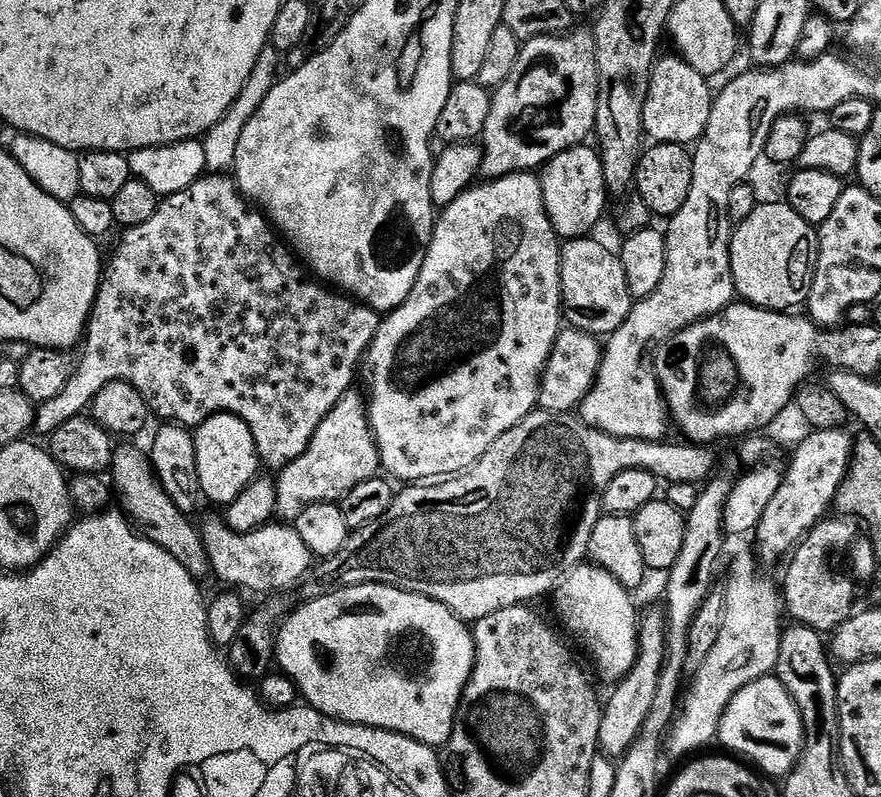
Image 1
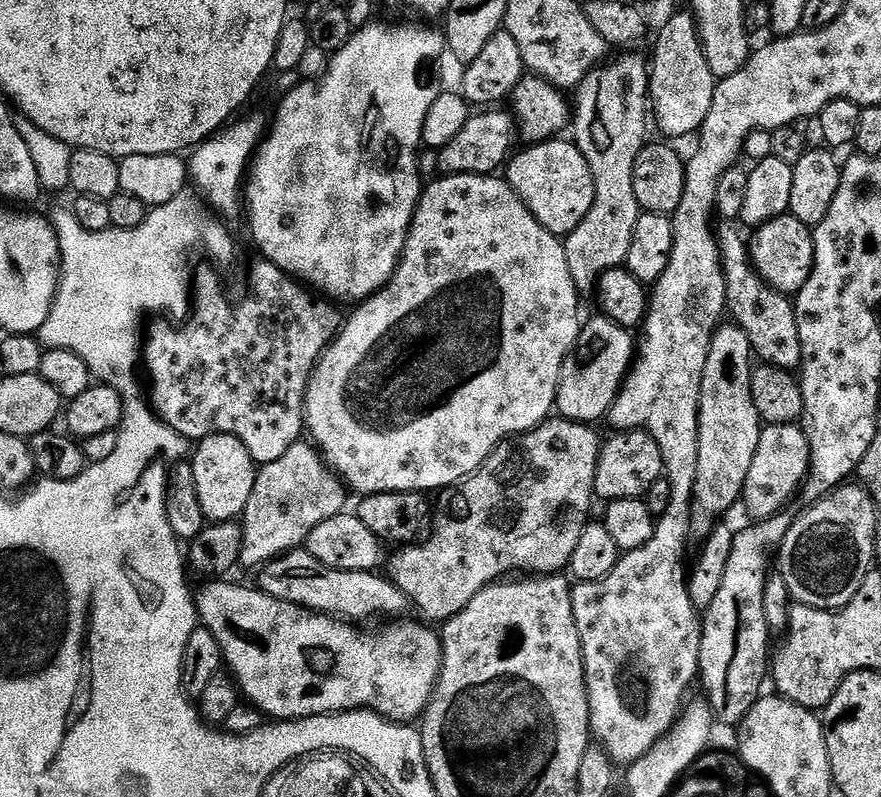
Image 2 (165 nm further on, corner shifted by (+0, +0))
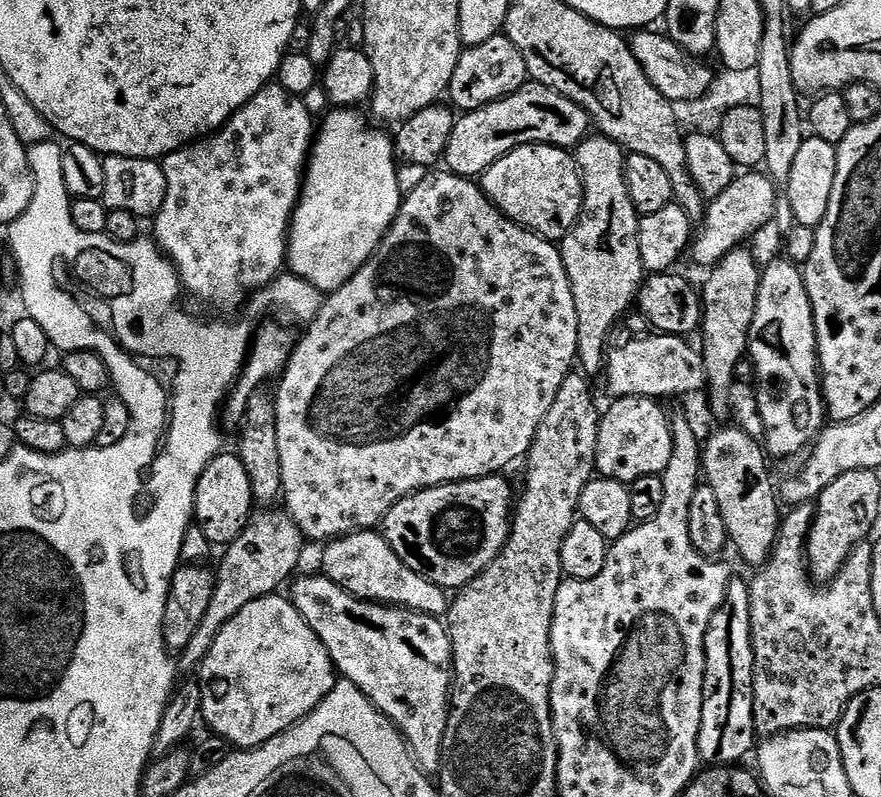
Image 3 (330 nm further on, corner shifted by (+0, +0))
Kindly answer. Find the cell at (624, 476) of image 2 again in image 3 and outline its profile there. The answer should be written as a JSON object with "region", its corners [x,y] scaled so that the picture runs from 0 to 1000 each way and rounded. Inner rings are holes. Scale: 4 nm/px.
{"region":[[[706,497],[694,503],[695,508],[681,523],[677,590],[687,602],[715,609],[724,600],[748,597],[756,590],[763,568],[763,529],[759,518],[748,512],[743,501],[733,497]]]}

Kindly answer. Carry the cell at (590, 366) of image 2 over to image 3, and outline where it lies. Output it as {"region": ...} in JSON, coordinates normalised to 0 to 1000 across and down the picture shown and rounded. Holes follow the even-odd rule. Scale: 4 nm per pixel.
{"region":[[[708,412],[696,415],[688,437],[688,455],[683,468],[690,476],[691,498],[733,497],[781,497],[800,486],[799,448],[781,433],[775,422],[758,422],[731,412]]]}

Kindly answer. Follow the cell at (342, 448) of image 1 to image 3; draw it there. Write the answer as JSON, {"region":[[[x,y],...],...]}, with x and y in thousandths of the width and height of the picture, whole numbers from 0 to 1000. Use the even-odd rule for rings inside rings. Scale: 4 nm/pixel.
{"region":[[[317,640],[287,641],[281,657],[270,670],[270,675],[253,689],[254,699],[250,703],[250,713],[244,714],[245,734],[243,750],[238,750],[238,762],[234,765],[234,775],[229,775],[220,801],[216,801],[216,811],[211,811],[202,828],[205,844],[224,837],[243,811],[243,801],[275,765],[275,760],[284,760],[299,748],[308,748],[319,742],[318,737],[337,721],[341,711],[339,700],[345,694],[347,674],[341,669],[339,660],[334,656],[326,641]]]}

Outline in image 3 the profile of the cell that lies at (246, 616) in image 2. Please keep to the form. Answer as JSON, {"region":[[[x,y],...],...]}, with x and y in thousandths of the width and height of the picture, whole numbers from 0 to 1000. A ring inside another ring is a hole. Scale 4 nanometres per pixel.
{"region":[[[310,745],[308,748],[299,748],[288,755],[284,755],[284,760],[275,760],[275,765],[270,765],[270,770],[266,770],[266,775],[261,775],[261,780],[257,780],[257,785],[252,785],[252,790],[247,795],[247,801],[243,801],[243,811],[238,811],[238,816],[234,821],[234,826],[226,834],[225,859],[228,868],[227,898],[230,907],[234,906],[246,925],[254,927],[264,940],[280,941],[292,939],[294,934],[301,934],[304,928],[310,928],[312,923],[319,923],[321,918],[326,918],[334,908],[341,907],[346,898],[354,895],[356,890],[369,878],[377,868],[377,862],[383,856],[384,844],[378,834],[375,821],[370,816],[370,811],[356,795],[356,790],[343,775],[341,767],[331,759],[330,752],[323,750],[321,747]]]}

